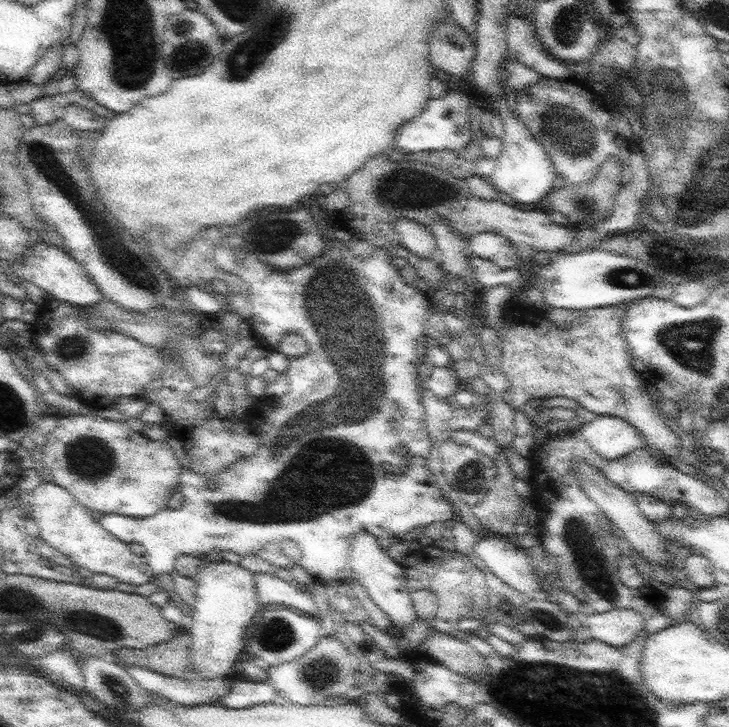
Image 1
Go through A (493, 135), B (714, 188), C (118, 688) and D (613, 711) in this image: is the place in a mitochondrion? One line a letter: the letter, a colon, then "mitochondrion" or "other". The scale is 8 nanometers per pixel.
A: other
B: mitochondrion
C: mitochondrion
D: mitochondrion

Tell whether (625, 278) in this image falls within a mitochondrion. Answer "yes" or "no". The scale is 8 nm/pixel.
yes

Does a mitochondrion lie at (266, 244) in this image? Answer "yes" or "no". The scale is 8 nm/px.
yes

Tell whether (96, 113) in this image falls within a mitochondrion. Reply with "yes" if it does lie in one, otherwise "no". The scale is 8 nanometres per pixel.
no

